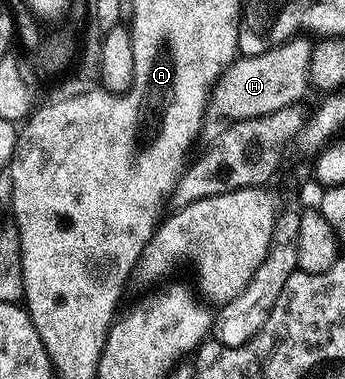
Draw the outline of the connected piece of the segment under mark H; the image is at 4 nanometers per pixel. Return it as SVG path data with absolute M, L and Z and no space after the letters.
M307 37L286 39L281 45L260 55L244 55L223 72L223 76L211 90L211 100L207 102L205 120L206 134L217 137L229 125L237 121L249 121L277 113L286 107L294 107L309 91L309 59L313 57L315 43Z

